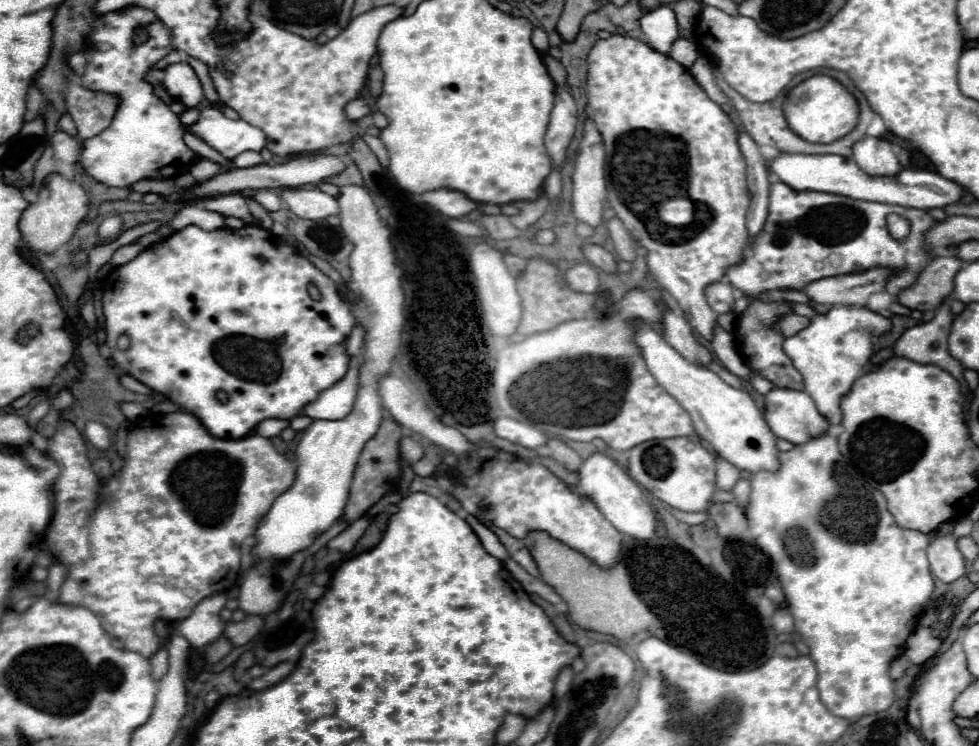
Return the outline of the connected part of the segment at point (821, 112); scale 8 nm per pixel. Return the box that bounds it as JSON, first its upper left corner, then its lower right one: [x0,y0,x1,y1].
[784,74,860,144]

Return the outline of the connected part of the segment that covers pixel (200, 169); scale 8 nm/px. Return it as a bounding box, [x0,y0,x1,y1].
[190,158,224,182]

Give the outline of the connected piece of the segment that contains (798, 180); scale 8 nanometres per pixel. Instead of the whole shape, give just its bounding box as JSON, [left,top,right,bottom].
[770,152,960,210]

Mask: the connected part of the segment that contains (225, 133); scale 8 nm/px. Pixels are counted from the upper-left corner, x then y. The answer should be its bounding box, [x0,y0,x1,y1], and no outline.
[192,106,266,160]

